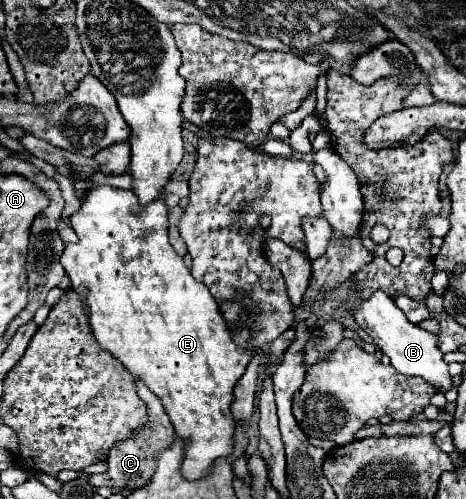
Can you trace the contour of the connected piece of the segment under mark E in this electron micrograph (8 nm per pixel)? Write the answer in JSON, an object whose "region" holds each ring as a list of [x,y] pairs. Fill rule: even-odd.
{"region":[[[92,185],[82,195],[80,211],[70,215],[70,223],[72,223],[72,229],[76,231],[76,235],[78,235],[78,243],[66,243],[64,253],[60,257],[60,263],[62,263],[64,271],[66,271],[66,275],[70,277],[72,291],[78,293],[80,297],[84,297],[84,301],[86,301],[88,321],[90,321],[92,335],[98,341],[98,345],[102,349],[110,351],[112,355],[116,355],[130,373],[138,375],[150,387],[150,391],[156,393],[162,399],[164,409],[166,409],[166,413],[168,413],[168,417],[170,417],[170,421],[172,421],[172,425],[176,429],[176,435],[182,435],[184,441],[188,441],[186,447],[184,447],[186,457],[184,457],[184,463],[182,463],[182,475],[186,475],[186,479],[196,479],[198,475],[206,475],[206,471],[208,471],[210,463],[214,463],[214,459],[230,455],[232,435],[234,435],[234,419],[230,415],[232,387],[242,377],[242,371],[246,369],[246,363],[250,361],[250,351],[238,351],[234,347],[234,343],[230,343],[230,335],[226,335],[226,323],[222,323],[222,315],[218,315],[216,299],[210,295],[210,291],[200,281],[196,281],[192,277],[192,273],[184,265],[182,257],[170,245],[170,239],[168,239],[168,213],[170,213],[170,209],[166,207],[166,199],[164,197],[158,197],[158,199],[150,201],[148,205],[140,205],[138,197],[132,191],[116,189],[116,187],[110,187],[110,185]]]}

